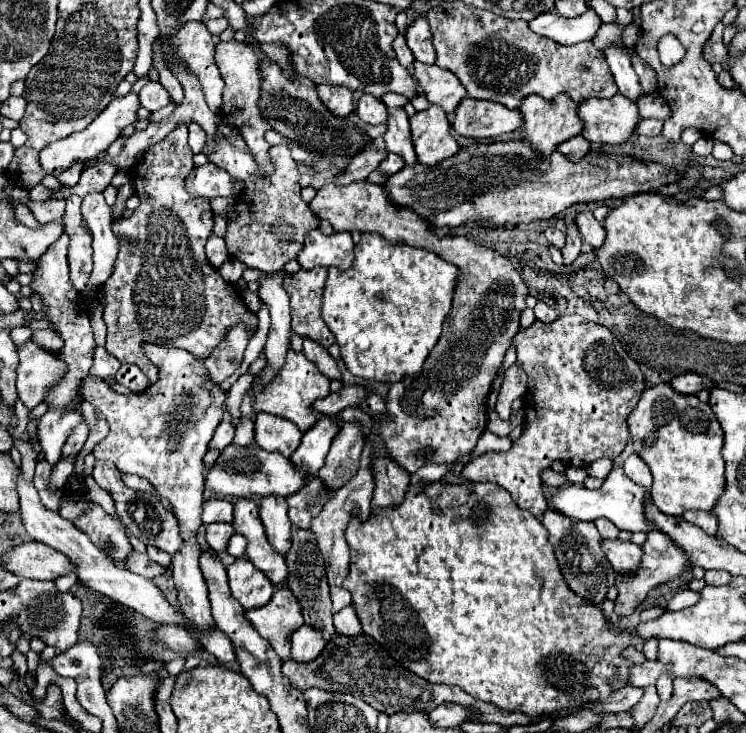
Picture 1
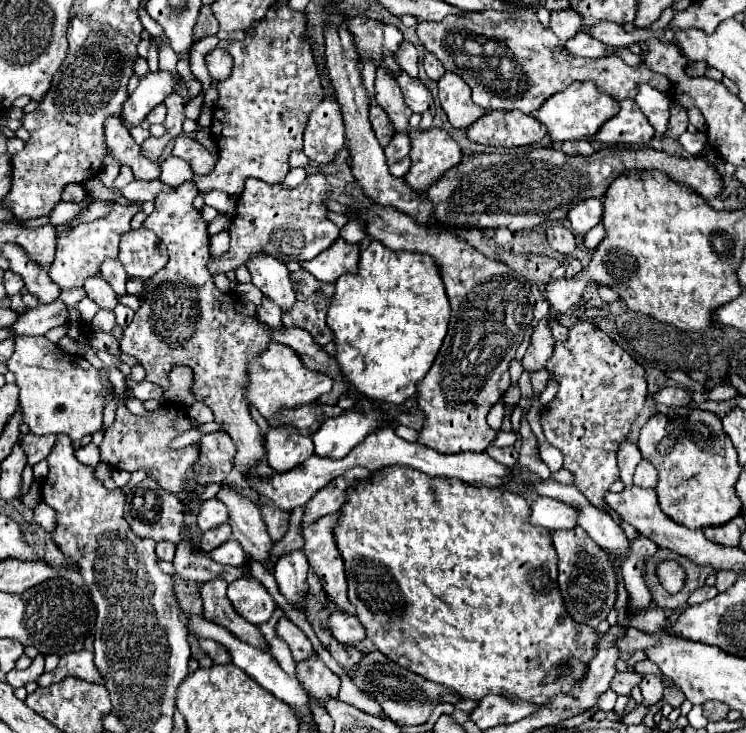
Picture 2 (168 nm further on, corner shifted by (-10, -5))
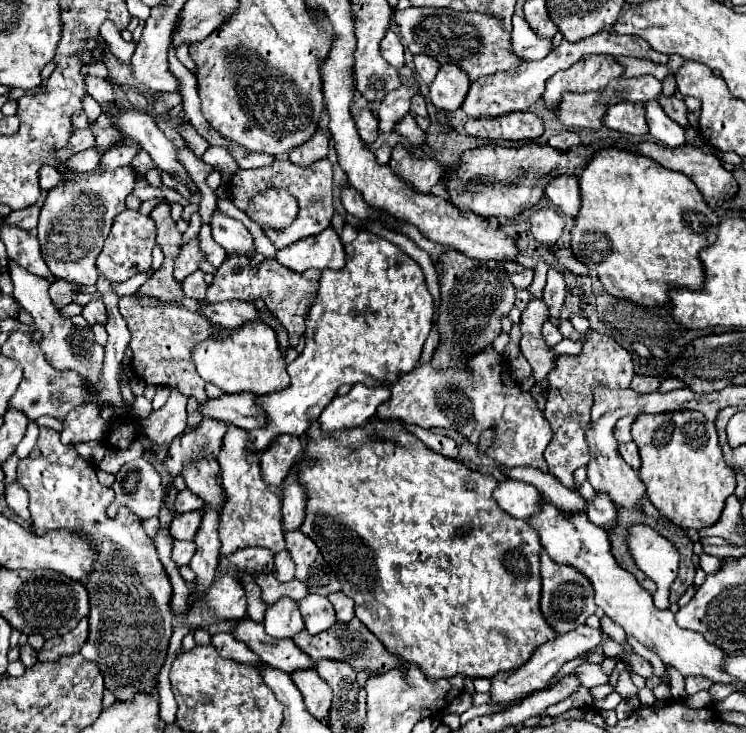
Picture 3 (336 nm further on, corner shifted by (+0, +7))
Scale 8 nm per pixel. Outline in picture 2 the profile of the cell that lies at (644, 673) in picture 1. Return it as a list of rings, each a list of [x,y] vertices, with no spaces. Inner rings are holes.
[[[618,672],[610,682],[610,690],[614,690],[616,694],[628,696],[630,690],[640,684],[640,680],[642,680],[642,676],[638,672]]]

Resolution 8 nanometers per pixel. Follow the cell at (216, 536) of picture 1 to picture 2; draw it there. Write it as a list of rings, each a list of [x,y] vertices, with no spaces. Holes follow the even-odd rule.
[[[222,524],[218,528],[210,528],[210,530],[202,532],[202,552],[210,552],[210,550],[218,548],[226,540],[230,540],[230,536],[232,536],[232,532],[230,532],[228,524]]]

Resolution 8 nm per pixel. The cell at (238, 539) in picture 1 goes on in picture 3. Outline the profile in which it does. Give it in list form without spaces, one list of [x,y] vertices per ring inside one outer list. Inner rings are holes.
[[[174,542],[174,550],[172,550],[172,560],[182,566],[182,564],[188,564],[190,558],[194,556],[196,552],[196,544],[194,542]]]

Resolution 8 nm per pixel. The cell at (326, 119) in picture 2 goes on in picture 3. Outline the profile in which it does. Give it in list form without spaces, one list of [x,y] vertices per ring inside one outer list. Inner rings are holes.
[[[318,128],[316,134],[310,136],[310,140],[306,140],[304,144],[296,146],[290,152],[290,160],[294,164],[298,164],[298,166],[308,166],[308,164],[312,164],[316,160],[326,158],[326,154],[328,154],[328,140],[330,140],[328,134],[322,128]]]

